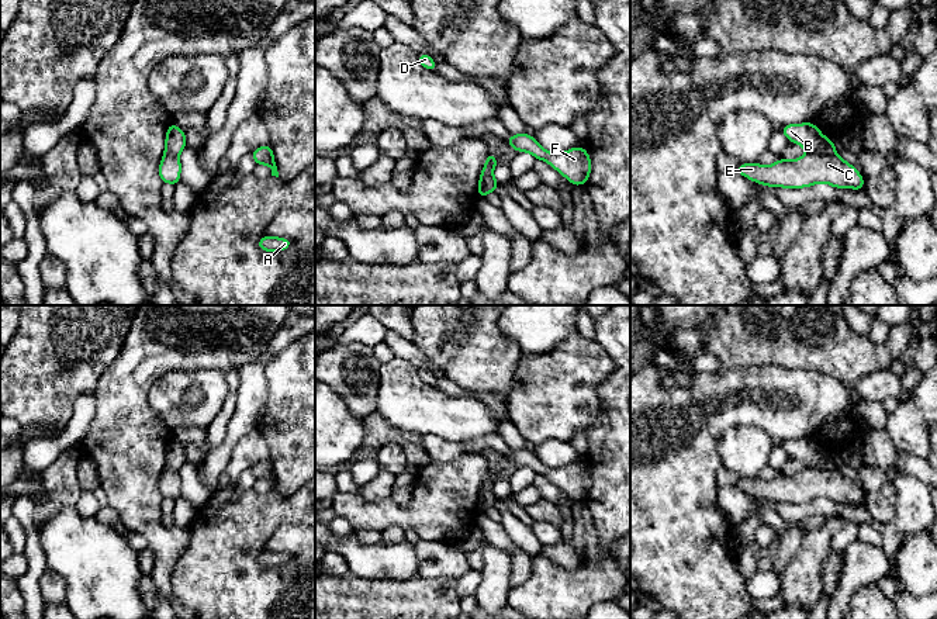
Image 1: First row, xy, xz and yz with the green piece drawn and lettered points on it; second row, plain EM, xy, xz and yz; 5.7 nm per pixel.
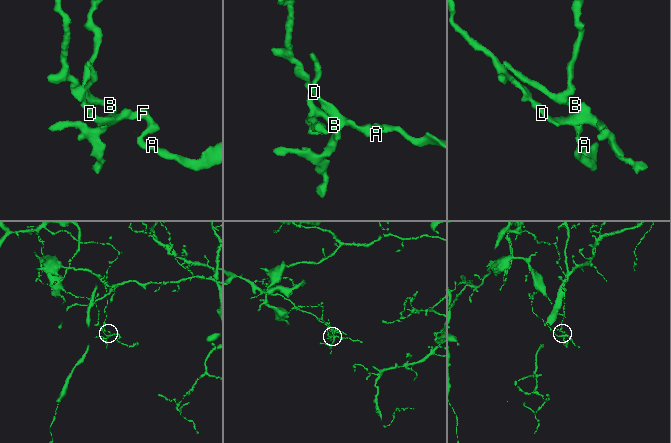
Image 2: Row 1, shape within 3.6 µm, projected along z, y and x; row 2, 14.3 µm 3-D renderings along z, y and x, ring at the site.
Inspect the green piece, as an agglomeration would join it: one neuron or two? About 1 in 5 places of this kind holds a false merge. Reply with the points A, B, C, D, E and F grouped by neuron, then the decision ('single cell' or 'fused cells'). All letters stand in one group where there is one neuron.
groups A C D E F / B; fused cells

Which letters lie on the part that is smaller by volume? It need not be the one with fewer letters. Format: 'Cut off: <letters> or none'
Cut off: B

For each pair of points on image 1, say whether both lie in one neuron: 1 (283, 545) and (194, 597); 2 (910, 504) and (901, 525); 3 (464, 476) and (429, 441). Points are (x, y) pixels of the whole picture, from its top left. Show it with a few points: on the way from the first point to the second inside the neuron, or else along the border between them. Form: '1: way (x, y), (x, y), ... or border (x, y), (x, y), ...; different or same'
1: border (289, 525), (276, 532), (269, 540), (266, 550); different
2: way (910, 509), (910, 515), (906, 519); same
3: border (467, 452), (446, 462), (432, 460); different

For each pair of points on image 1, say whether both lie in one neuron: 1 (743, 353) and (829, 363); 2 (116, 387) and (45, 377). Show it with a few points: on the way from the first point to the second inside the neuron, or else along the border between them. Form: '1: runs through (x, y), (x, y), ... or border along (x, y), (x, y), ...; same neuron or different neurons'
1: runs through (764, 352), (808, 352); same neuron
2: border along (116, 358), (100, 376), (93, 393); different neurons

